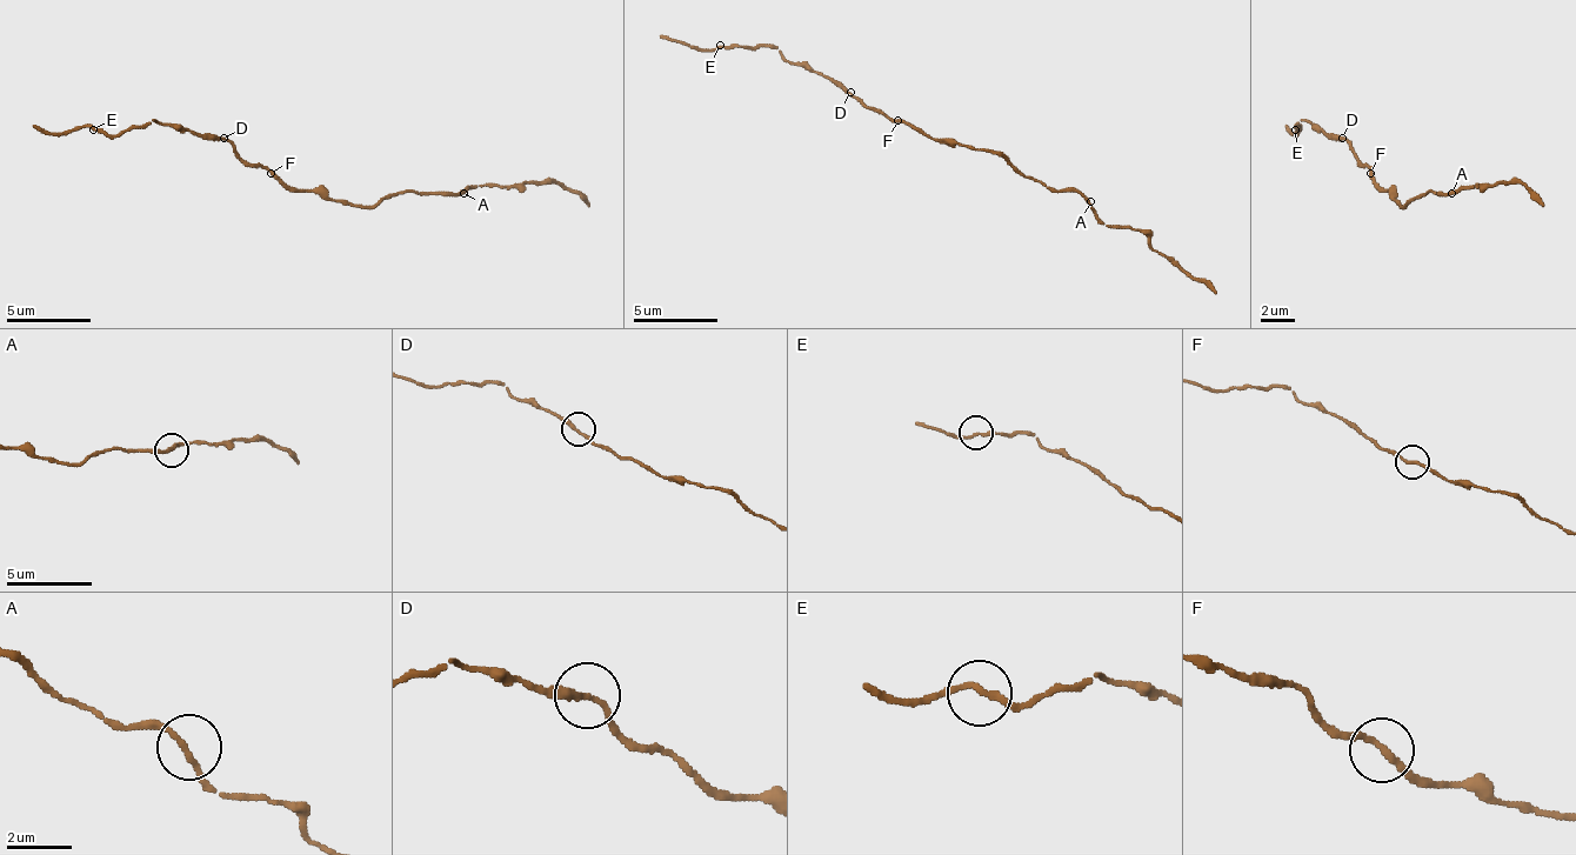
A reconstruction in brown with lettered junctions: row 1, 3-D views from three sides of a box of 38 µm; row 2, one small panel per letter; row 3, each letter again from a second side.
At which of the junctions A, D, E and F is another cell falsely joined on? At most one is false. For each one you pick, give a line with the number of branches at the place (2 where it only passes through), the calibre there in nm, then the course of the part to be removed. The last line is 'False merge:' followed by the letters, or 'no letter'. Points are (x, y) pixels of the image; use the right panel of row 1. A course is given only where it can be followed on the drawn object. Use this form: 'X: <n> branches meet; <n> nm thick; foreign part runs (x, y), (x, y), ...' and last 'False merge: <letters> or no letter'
False merge: no letter

